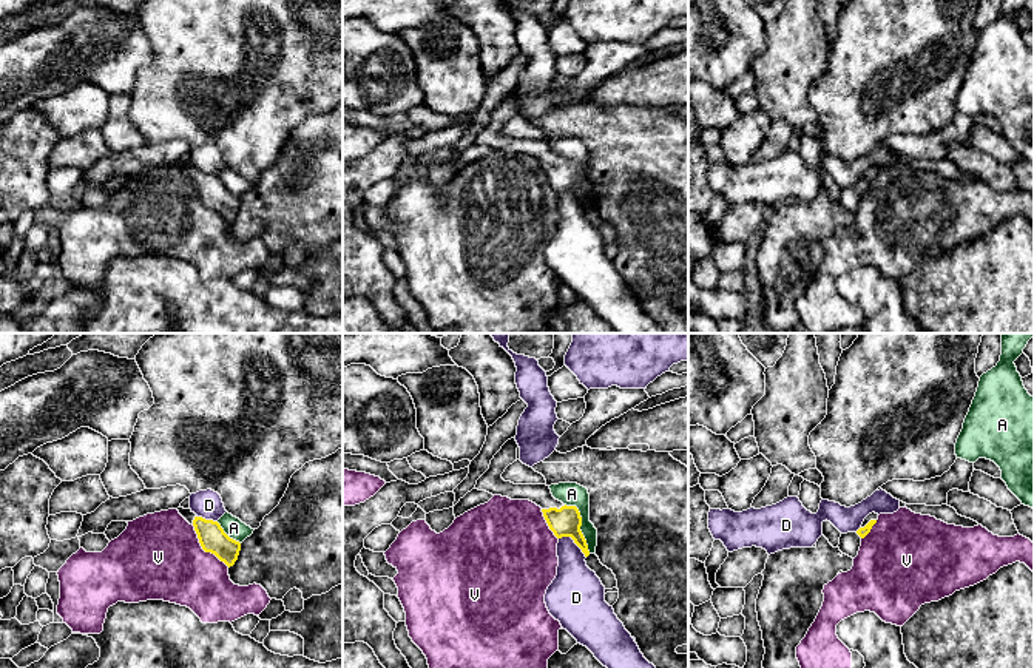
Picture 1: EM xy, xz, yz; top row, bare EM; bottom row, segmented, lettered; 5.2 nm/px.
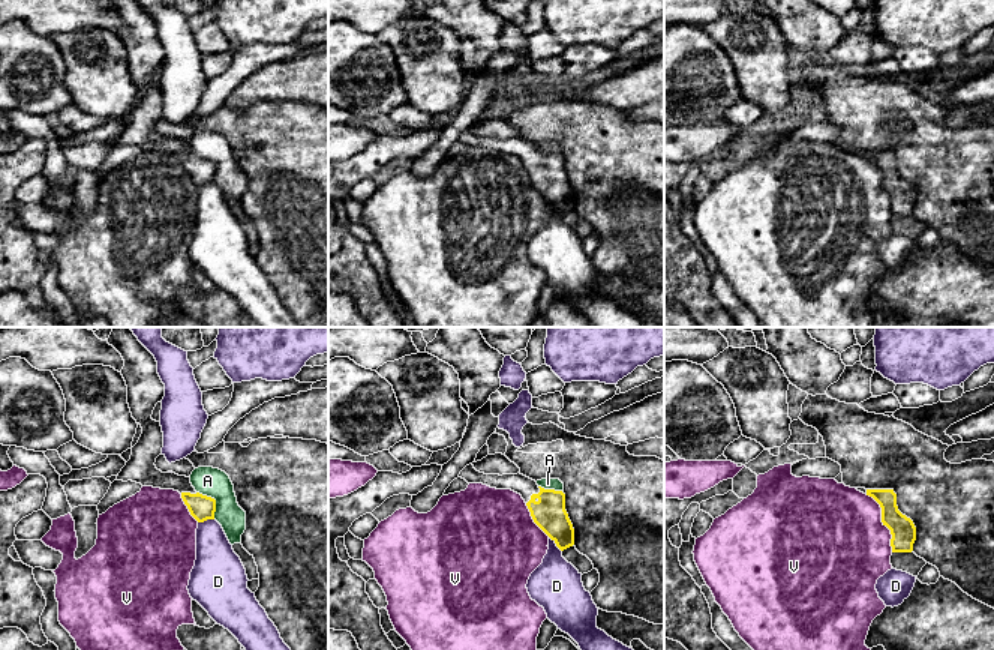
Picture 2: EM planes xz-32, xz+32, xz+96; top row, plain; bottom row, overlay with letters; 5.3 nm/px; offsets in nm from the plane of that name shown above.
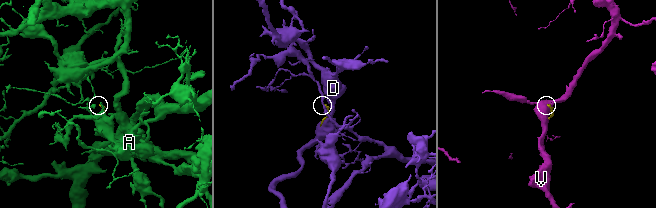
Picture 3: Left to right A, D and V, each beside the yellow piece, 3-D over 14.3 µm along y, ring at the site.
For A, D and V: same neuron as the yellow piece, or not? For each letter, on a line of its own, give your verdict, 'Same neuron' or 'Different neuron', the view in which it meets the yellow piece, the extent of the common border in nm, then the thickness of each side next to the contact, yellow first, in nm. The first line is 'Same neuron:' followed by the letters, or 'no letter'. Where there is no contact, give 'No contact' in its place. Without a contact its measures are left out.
Same neuron: no letter
A: Different neuron. Touches yellow in xz. Shared border 300 nm. Thickness 160 nm (yellow) against 130 nm
D: Different neuron. Touches yellow in xz. Shared border 180 nm. Thickness 160 nm (yellow) against 260 nm
V: Different neuron. Touches yellow in xy. Shared border 300 nm. Thickness 140 nm (yellow) against 440 nm

